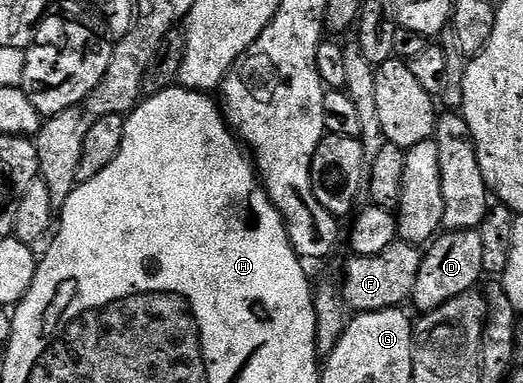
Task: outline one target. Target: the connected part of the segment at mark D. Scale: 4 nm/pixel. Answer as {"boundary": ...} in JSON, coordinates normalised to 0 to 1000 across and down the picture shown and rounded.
{"boundary":[[[916,598],[837,608],[836,619],[818,634],[805,676],[801,721],[793,731],[786,770],[788,796],[797,796],[805,815],[839,804],[855,794],[855,783],[870,783],[870,773],[885,773],[885,762],[906,755],[925,715],[924,627],[916,627]]]}

